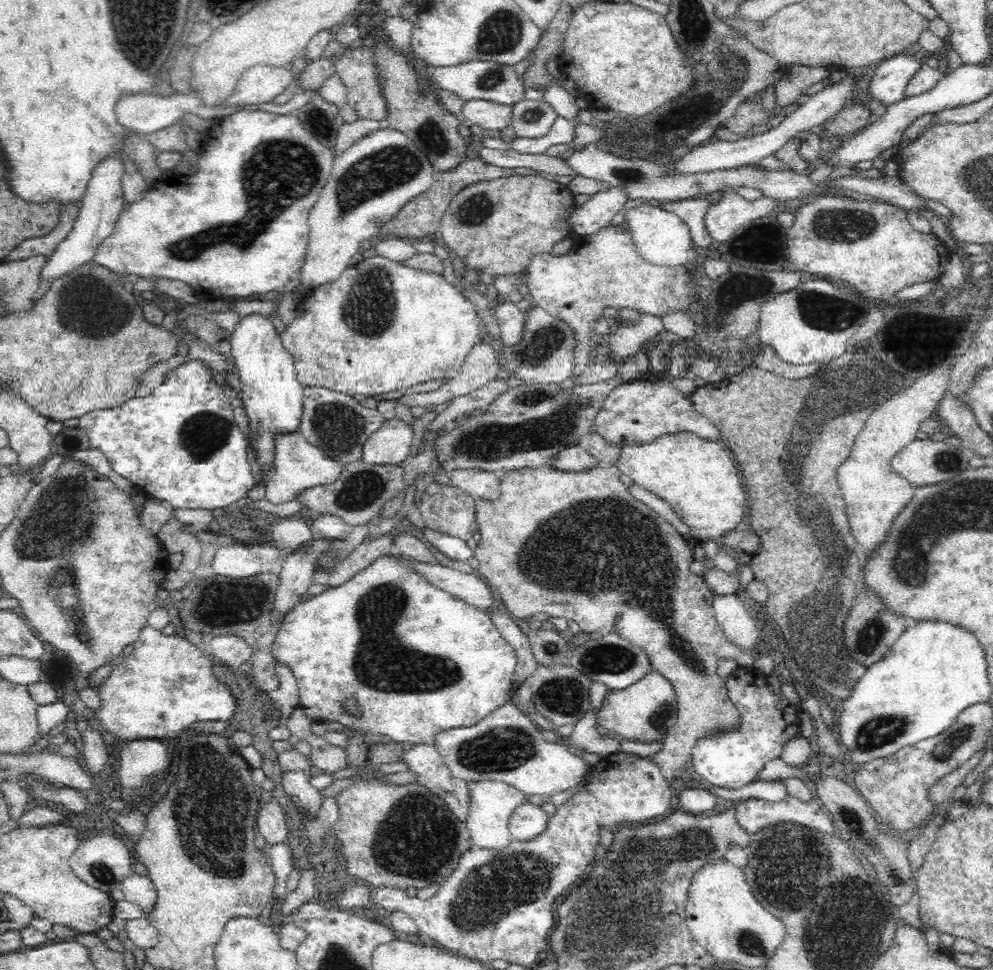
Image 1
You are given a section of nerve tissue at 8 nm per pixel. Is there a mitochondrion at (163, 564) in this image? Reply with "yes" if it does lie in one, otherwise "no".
no

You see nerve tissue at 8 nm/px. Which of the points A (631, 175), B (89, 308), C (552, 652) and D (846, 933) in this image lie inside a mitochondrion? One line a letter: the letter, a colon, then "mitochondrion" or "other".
A: mitochondrion
B: mitochondrion
C: mitochondrion
D: mitochondrion

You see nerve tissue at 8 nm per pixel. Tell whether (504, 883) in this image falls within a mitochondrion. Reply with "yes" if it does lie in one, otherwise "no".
yes

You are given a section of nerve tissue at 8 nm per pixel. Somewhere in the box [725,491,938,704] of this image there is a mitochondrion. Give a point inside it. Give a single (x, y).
(865, 642)

